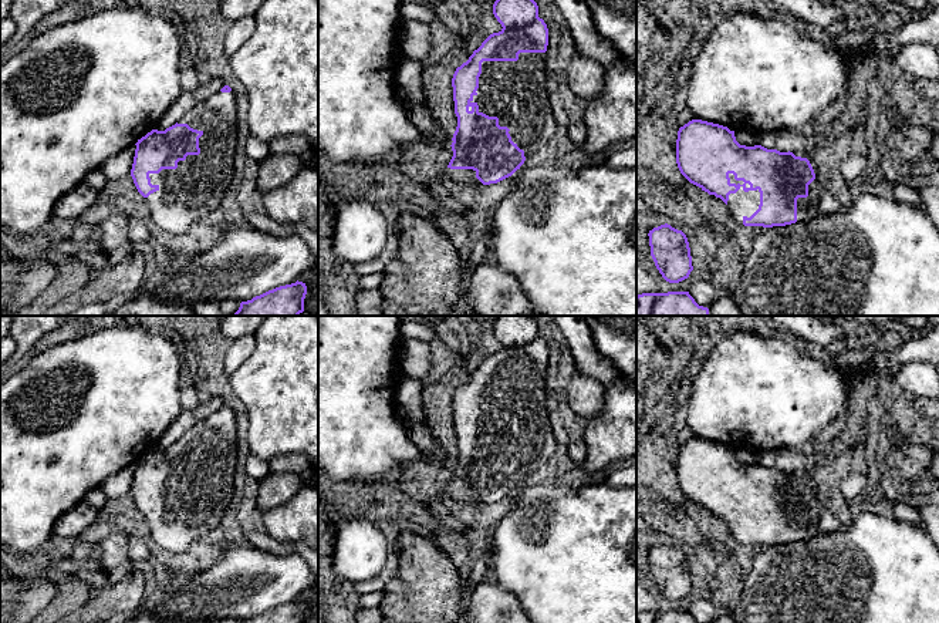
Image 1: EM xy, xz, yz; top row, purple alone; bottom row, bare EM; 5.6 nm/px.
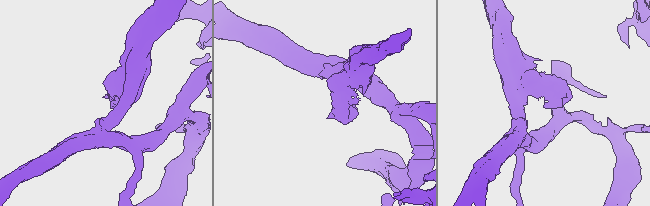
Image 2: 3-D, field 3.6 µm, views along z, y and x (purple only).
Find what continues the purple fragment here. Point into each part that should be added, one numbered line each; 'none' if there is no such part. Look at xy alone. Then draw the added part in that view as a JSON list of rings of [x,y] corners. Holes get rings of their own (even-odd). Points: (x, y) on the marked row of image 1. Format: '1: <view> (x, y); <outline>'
1: xy (193, 192); [[[217,91],[195,105],[178,124],[202,131],[199,155],[188,155],[176,169],[149,174],[159,189],[145,198],[151,223],[182,233],[195,222],[222,222],[222,201],[232,182],[237,139],[234,92]]]

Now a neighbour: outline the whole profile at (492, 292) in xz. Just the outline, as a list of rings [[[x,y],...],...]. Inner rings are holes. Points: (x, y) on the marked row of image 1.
[[[482,263],[472,275],[469,299],[476,316],[524,316],[533,307],[514,276]]]

